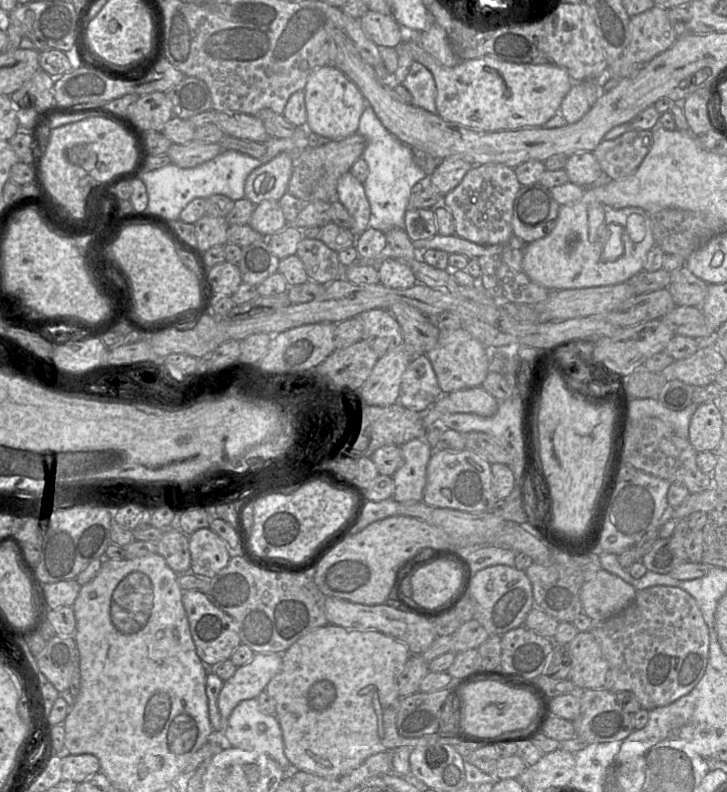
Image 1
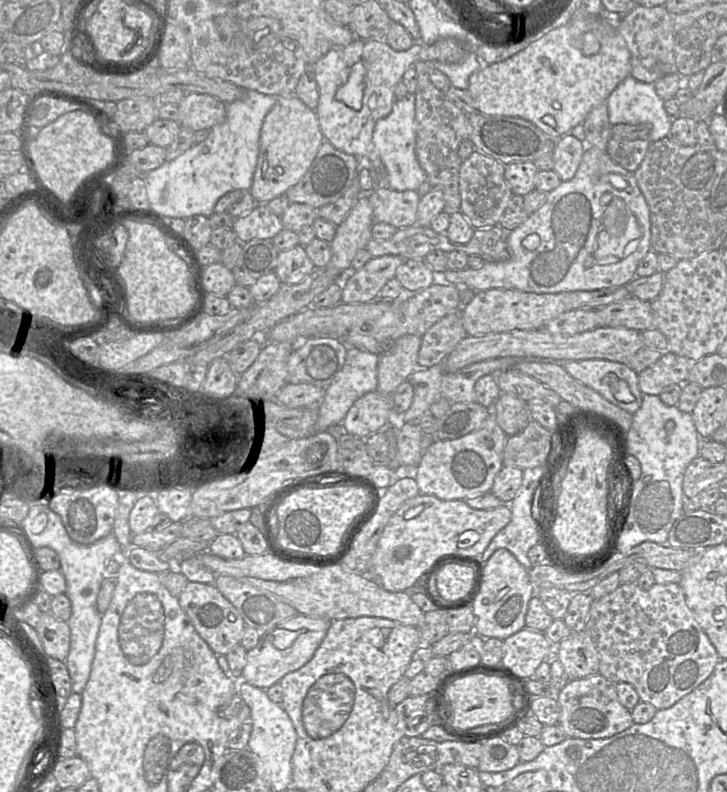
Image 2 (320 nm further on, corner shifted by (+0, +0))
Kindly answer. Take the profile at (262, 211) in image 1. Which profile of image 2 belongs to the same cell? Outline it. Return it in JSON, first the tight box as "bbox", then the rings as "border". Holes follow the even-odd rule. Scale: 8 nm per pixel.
{"bbox":[232,204,282,243],"border":[[[257,204],[251,211],[235,219],[232,230],[238,242],[247,243],[253,239],[272,240],[282,229],[281,218],[266,204]]]}

